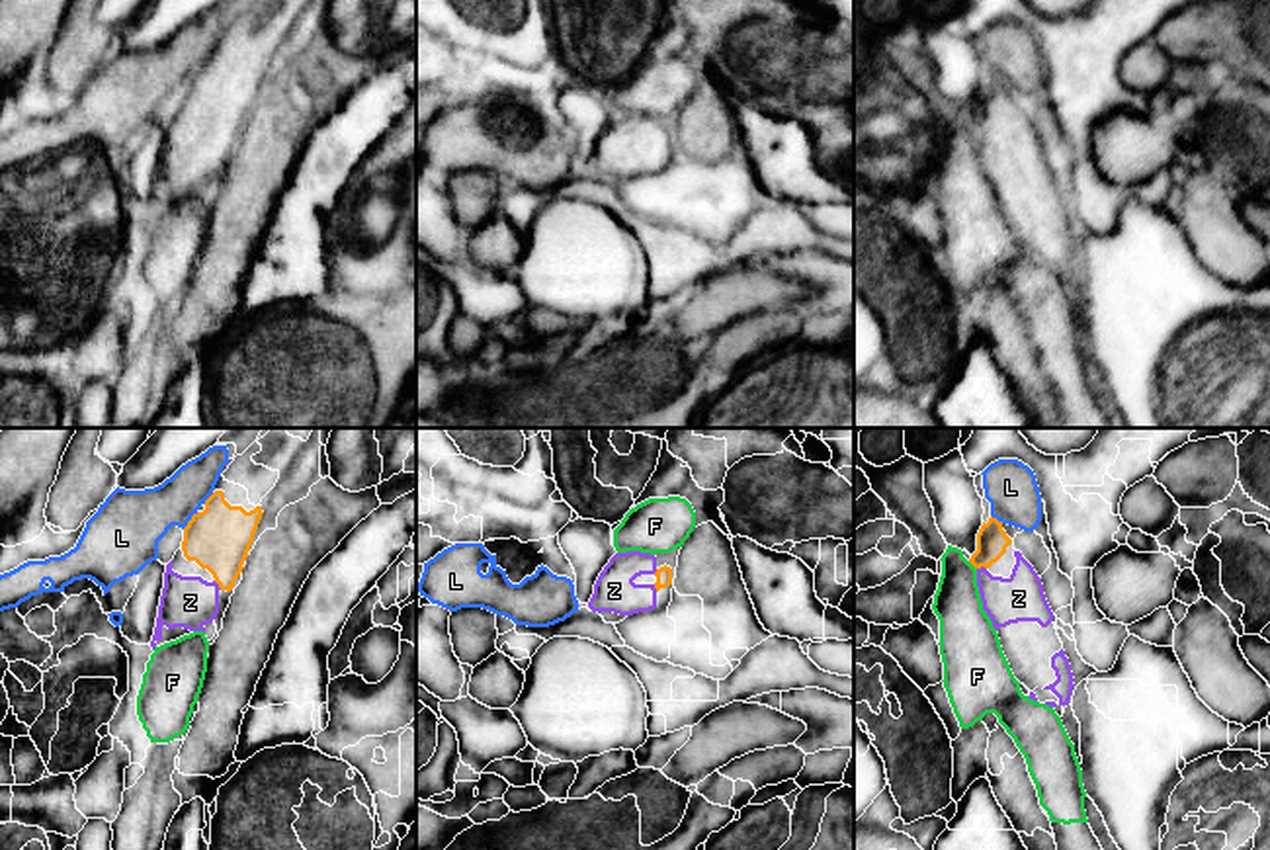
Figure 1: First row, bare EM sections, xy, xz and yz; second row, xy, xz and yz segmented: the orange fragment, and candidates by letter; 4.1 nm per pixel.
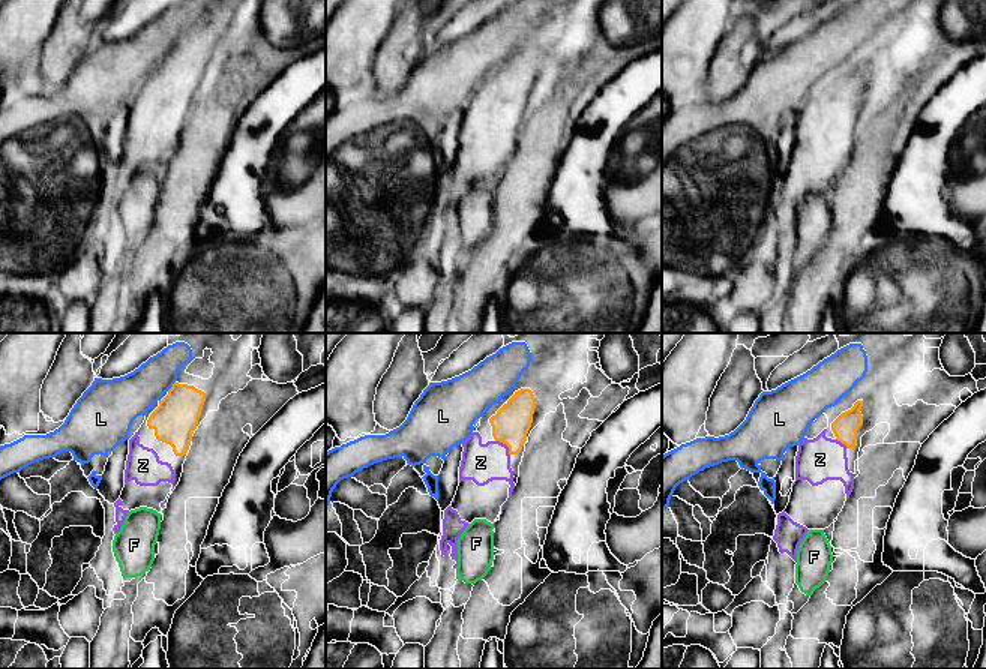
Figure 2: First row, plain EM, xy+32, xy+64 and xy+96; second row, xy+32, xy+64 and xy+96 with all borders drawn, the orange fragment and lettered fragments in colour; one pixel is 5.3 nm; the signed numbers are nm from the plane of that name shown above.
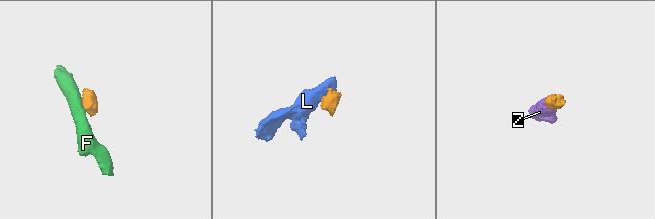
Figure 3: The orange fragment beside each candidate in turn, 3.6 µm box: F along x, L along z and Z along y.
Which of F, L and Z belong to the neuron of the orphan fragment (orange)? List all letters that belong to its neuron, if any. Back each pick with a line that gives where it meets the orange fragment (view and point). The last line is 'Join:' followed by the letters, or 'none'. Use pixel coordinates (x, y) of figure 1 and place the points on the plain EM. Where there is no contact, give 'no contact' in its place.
Z: contact xy (217, 145)
Join: Z

